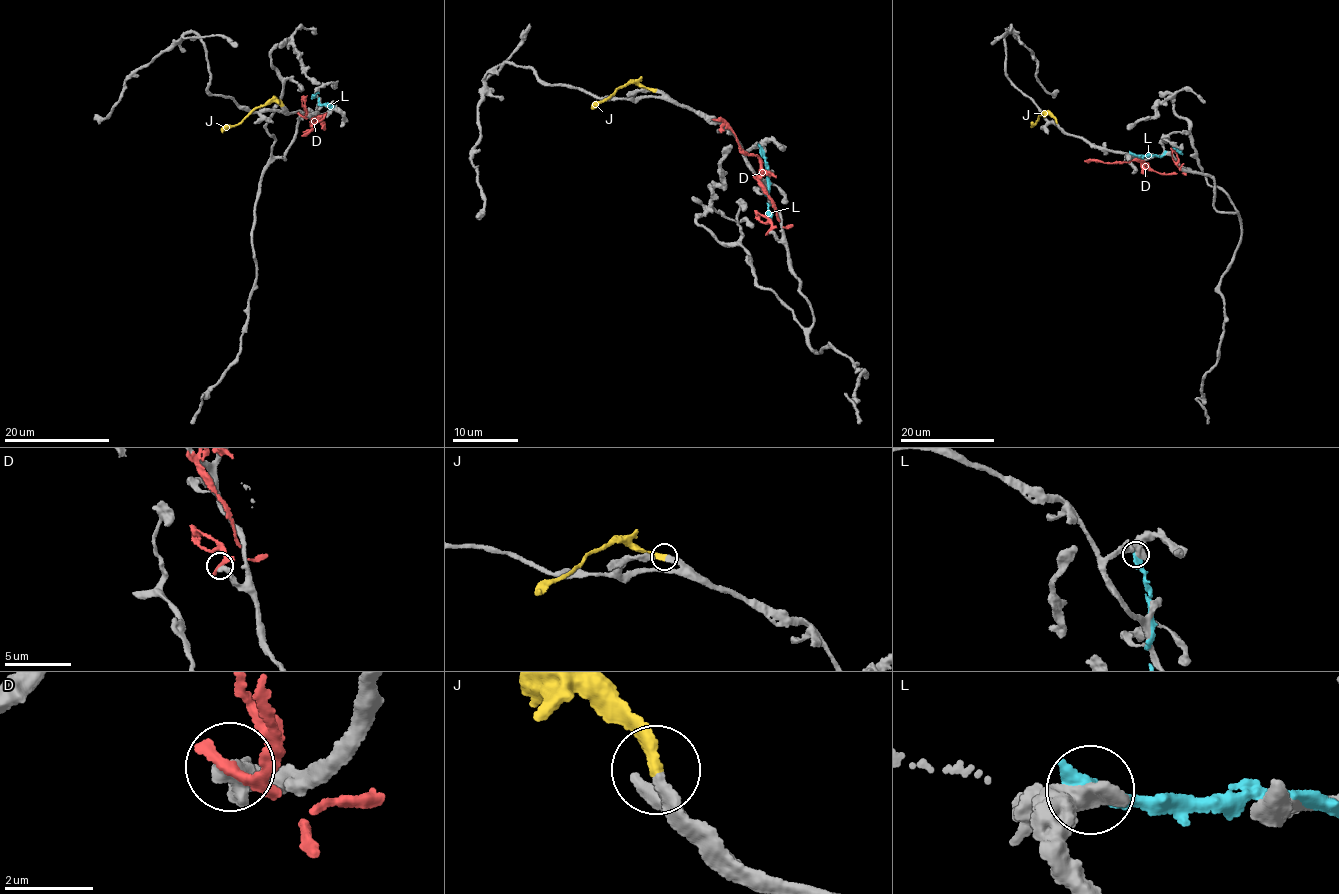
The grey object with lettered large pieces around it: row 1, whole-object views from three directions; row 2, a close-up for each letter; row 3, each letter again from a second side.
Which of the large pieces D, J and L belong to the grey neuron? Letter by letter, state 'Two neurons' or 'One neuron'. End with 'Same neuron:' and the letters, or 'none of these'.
D: Two neurons
J: One neuron
L: Two neurons
Same neuron: J

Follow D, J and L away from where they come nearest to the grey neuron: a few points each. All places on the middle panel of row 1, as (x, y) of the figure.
D: (769, 231), (782, 228), (776, 205), (760, 182), (759, 158), (748, 154), (722, 121), (711, 119)
J: (654, 90), (637, 83), (622, 85), (609, 97), (596, 101), (594, 108)
L: (761, 148), (766, 164), (769, 220)

